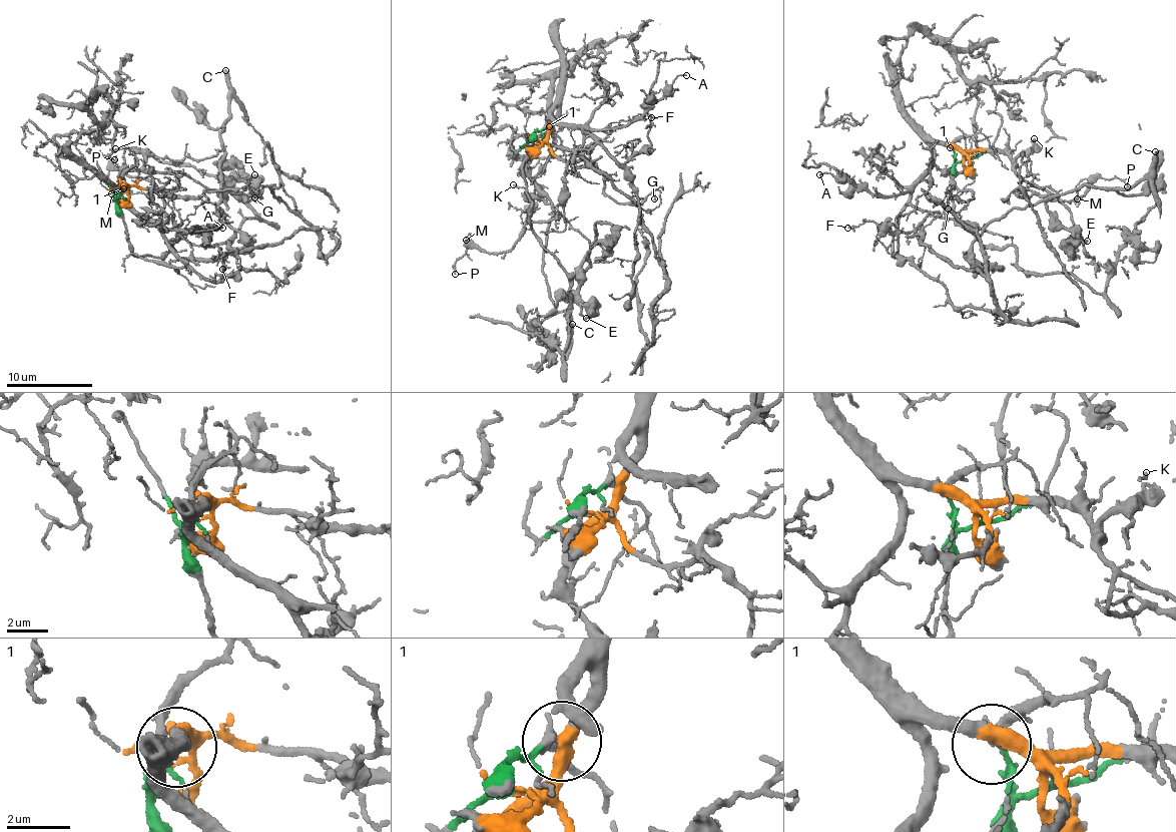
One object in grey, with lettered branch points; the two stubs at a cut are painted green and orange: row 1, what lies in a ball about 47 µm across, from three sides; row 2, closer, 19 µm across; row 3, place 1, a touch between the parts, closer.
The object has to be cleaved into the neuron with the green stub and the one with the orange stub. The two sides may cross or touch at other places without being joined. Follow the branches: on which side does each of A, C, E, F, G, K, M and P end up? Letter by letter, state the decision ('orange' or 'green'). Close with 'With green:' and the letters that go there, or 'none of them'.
A: orange
C: orange
E: orange
F: orange
G: orange
K: orange
M: orange
P: orange
With green: none of them

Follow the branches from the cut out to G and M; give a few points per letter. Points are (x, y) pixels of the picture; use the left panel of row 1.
G: (120, 192), (133, 185), (197, 197), (208, 191), (247, 185), (254, 197)
M: (120, 192), (125, 170), (152, 168), (178, 180), (176, 188), (157, 188), (142, 178), (110, 169), (111, 192)

